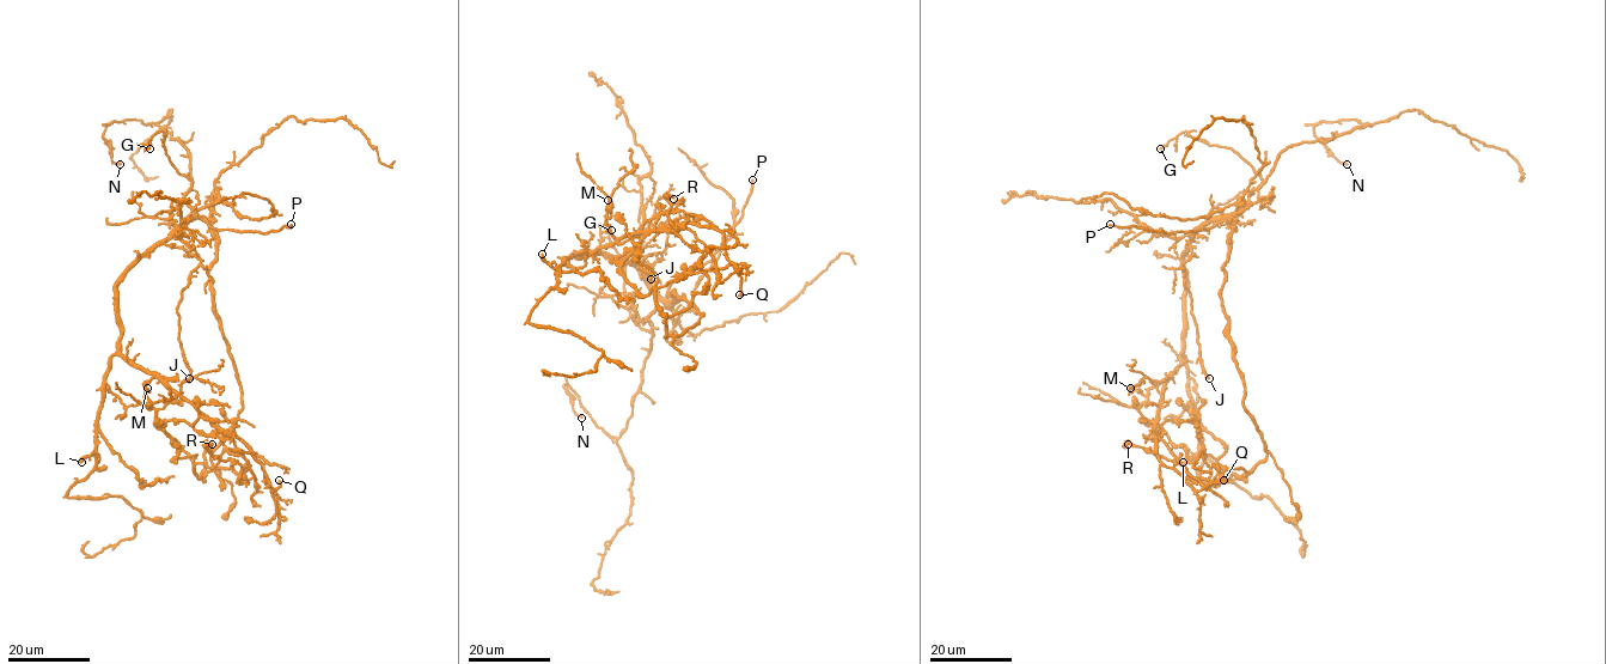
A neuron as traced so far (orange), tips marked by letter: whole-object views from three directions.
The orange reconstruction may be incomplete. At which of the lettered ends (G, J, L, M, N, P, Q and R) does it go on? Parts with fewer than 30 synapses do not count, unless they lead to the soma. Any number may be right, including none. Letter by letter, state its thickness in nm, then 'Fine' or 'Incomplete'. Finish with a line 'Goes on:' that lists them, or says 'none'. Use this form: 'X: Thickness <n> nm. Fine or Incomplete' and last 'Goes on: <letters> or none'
G: Thickness 130 nm. Fine
J: Thickness 180 nm. Fine
L: Thickness 240 nm. Incomplete
M: Thickness 140 nm. Fine
N: Thickness 180 nm. Fine
P: Thickness 200 nm. Incomplete
Q: Thickness 200 nm. Fine
R: Thickness 280 nm. Fine
Goes on: L, P

